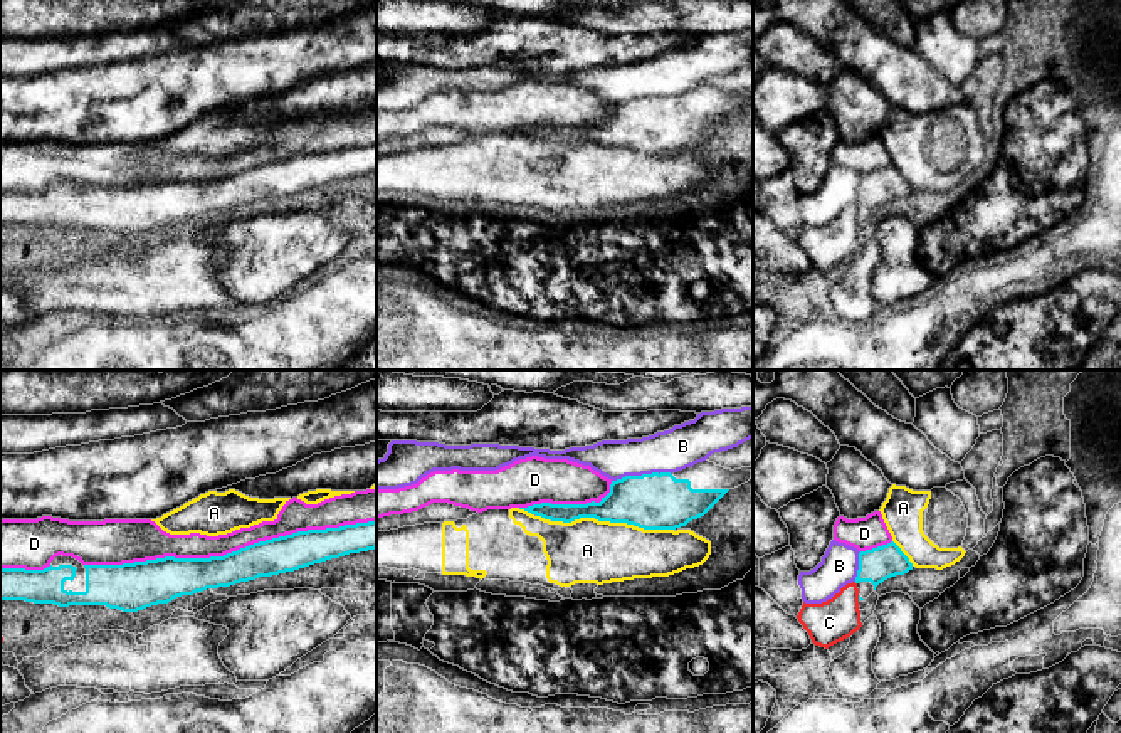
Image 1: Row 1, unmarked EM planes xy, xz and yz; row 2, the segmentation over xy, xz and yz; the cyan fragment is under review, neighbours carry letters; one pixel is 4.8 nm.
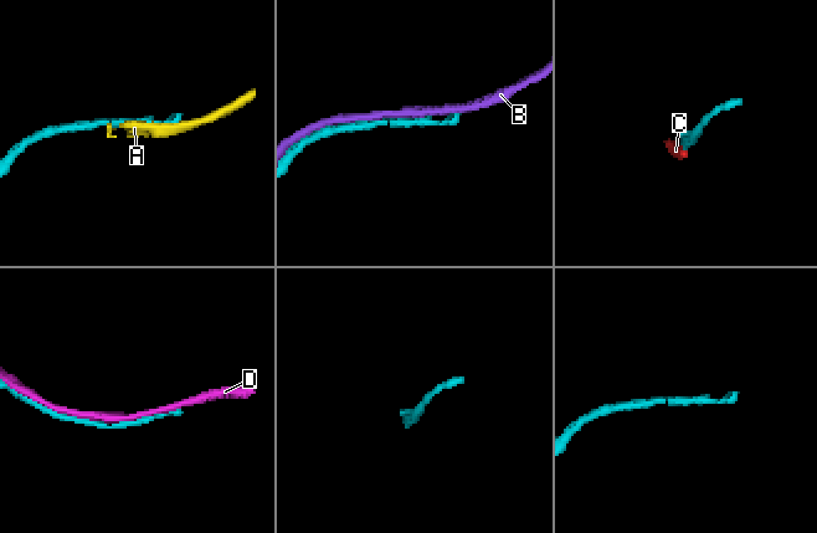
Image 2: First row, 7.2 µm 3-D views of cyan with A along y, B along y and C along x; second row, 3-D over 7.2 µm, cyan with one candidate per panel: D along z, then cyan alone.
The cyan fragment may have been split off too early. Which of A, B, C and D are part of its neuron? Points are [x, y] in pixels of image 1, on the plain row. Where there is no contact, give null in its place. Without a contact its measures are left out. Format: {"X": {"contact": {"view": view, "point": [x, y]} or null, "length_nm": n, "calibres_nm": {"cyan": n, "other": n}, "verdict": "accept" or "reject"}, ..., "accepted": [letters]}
{"A": {"contact": {"view": "xz", "point": [612, 145]}, "length_nm": 600, "calibres_nm": {"cyan": 280, "other": 300}, "verdict": "reject"}, "B": {"contact": {"view": "xz", "point": [642, 98]}, "length_nm": 300, "calibres_nm": {"cyan": 280, "other": 200}, "verdict": "reject"}, "C": {"contact": {"view": "yz", "point": [859, 222]}, "length_nm": 30, "calibres_nm": {"cyan": 20, "other": 200}, "verdict": "reject"}, "D": {"contact": {"view": "xy", "point": [229, 177]}, "length_nm": 1400, "calibres_nm": {"cyan": 180, "other": 120}, "verdict": "reject"}, "accepted": []}

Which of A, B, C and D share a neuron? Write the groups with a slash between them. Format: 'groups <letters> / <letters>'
groups A / B / C / D

